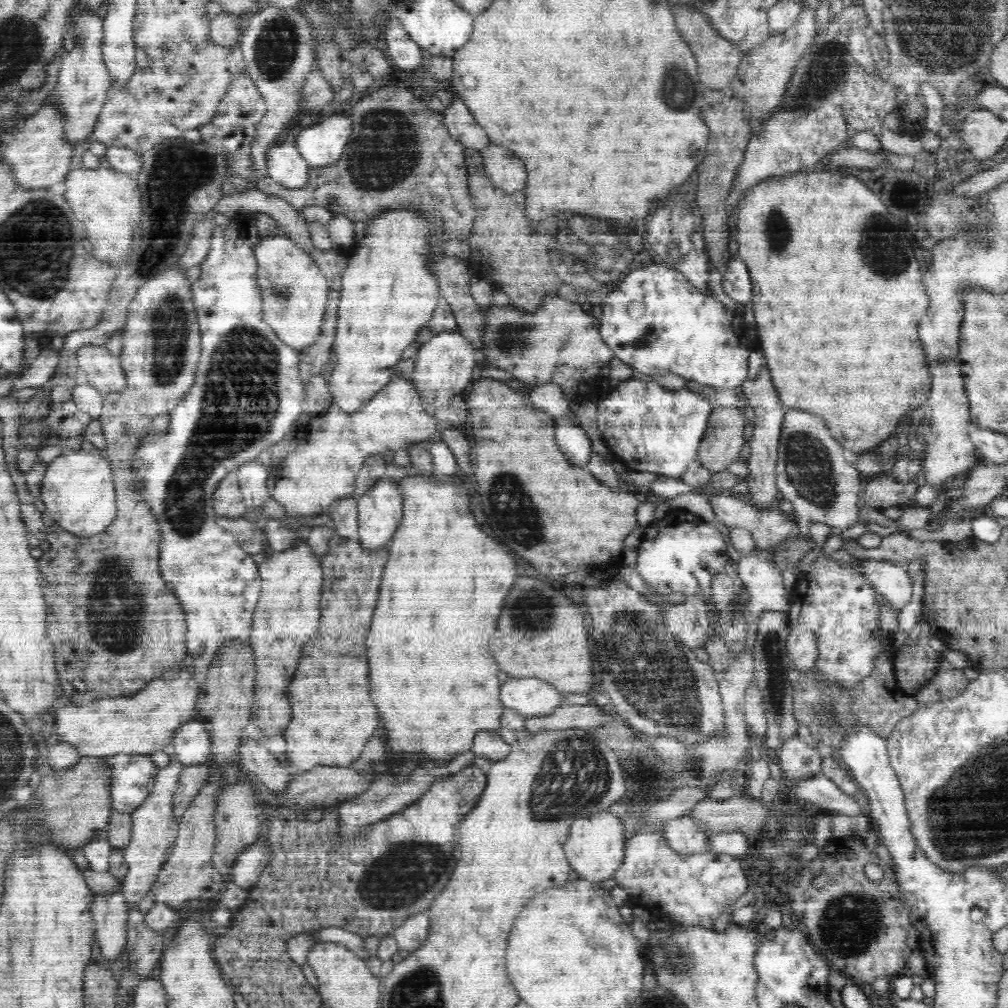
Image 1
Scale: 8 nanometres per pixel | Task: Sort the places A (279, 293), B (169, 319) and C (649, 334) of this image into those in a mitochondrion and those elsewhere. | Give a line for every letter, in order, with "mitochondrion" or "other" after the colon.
A: mitochondrion
B: mitochondrion
C: mitochondrion

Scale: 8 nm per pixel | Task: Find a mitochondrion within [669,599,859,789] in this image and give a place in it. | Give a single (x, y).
(827, 714)

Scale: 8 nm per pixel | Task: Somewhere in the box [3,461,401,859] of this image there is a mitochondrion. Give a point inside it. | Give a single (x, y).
(115, 624)

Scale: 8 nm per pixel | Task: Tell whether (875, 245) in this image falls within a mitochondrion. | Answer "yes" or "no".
yes

